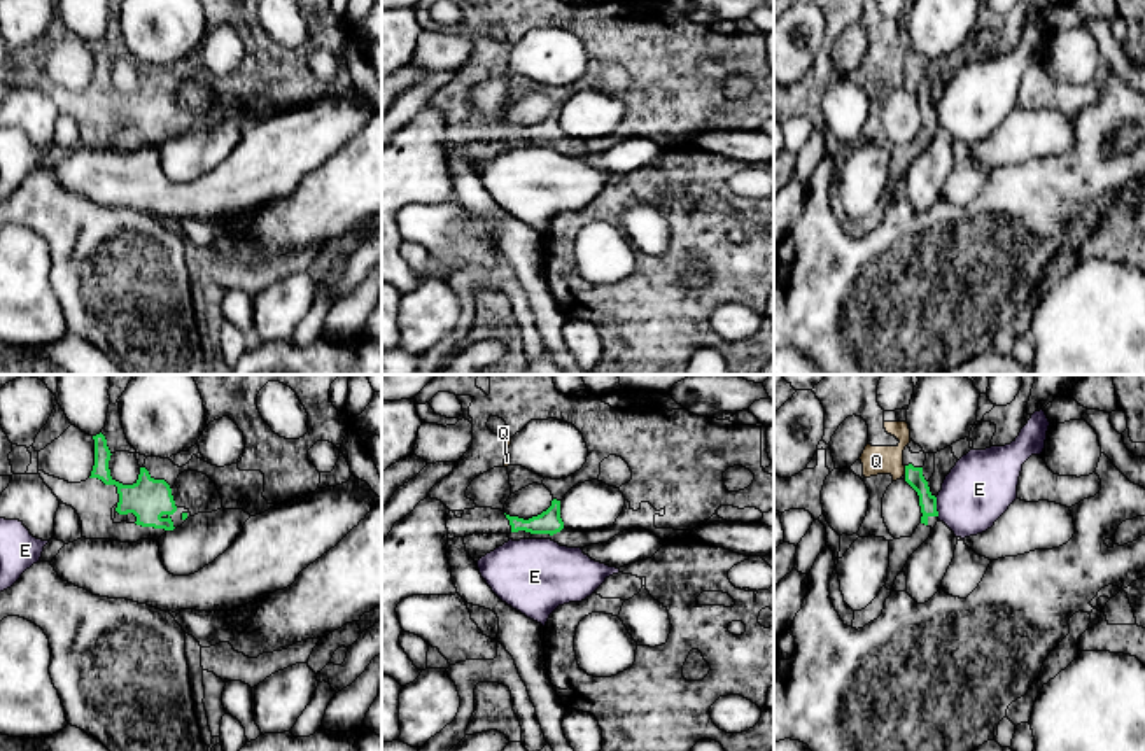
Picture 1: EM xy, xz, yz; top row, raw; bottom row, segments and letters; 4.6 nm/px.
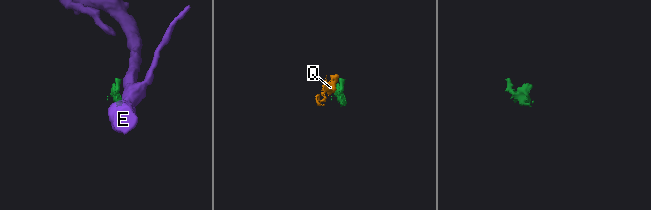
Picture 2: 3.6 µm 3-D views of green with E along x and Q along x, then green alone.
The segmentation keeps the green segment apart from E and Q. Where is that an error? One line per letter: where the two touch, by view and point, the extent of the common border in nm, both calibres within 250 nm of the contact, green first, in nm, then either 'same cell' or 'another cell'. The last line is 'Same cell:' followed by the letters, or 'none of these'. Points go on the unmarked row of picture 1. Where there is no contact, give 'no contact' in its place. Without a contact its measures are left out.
E: contact yz (935, 114); length 90 nm; calibres 80 and 320 nm; another cell
Q: contact yz (906, 77); length 40 nm; calibres 80 and 130 nm; same cell
Same cell: Q

